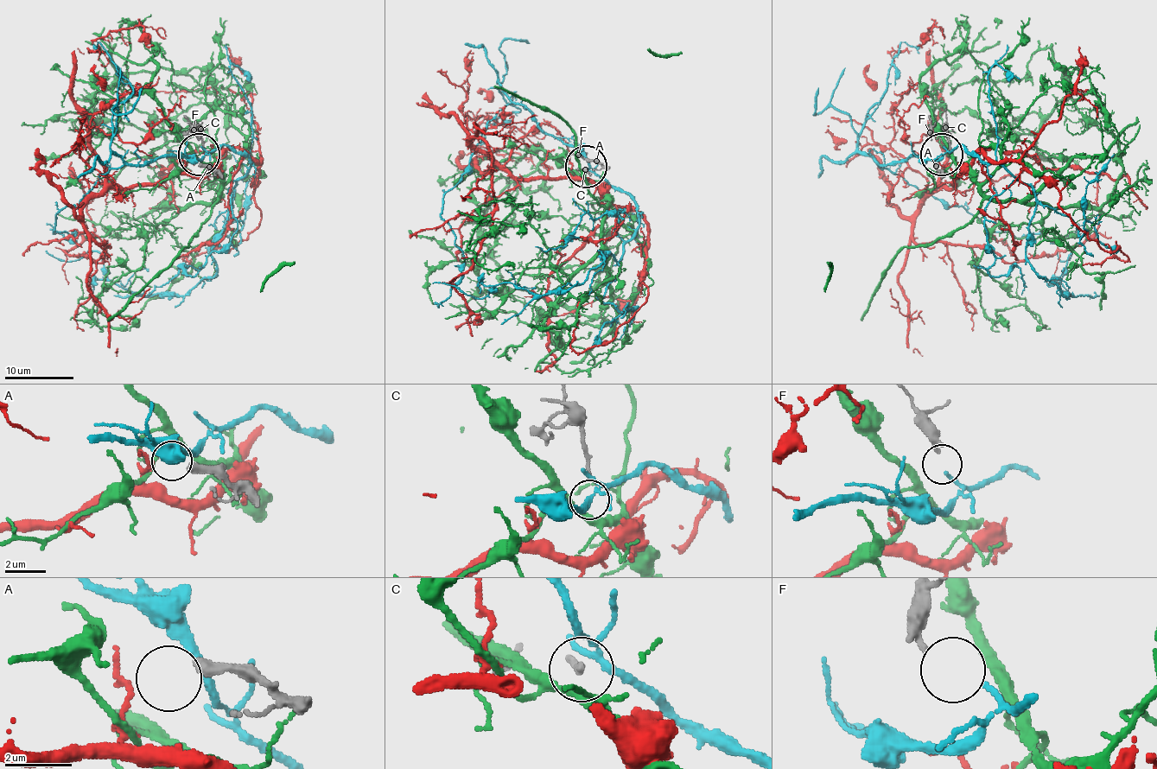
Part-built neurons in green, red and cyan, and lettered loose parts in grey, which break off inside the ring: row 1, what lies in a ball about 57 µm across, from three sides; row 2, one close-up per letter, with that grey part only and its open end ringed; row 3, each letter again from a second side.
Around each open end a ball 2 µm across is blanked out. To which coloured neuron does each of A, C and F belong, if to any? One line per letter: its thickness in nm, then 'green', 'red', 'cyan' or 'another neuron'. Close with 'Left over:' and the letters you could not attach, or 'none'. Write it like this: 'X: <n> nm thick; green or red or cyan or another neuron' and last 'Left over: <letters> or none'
A: 380 nm thick; another neuron
C: 170 nm thick; another neuron
F: 320 nm thick; cyan
Left over: A, C

